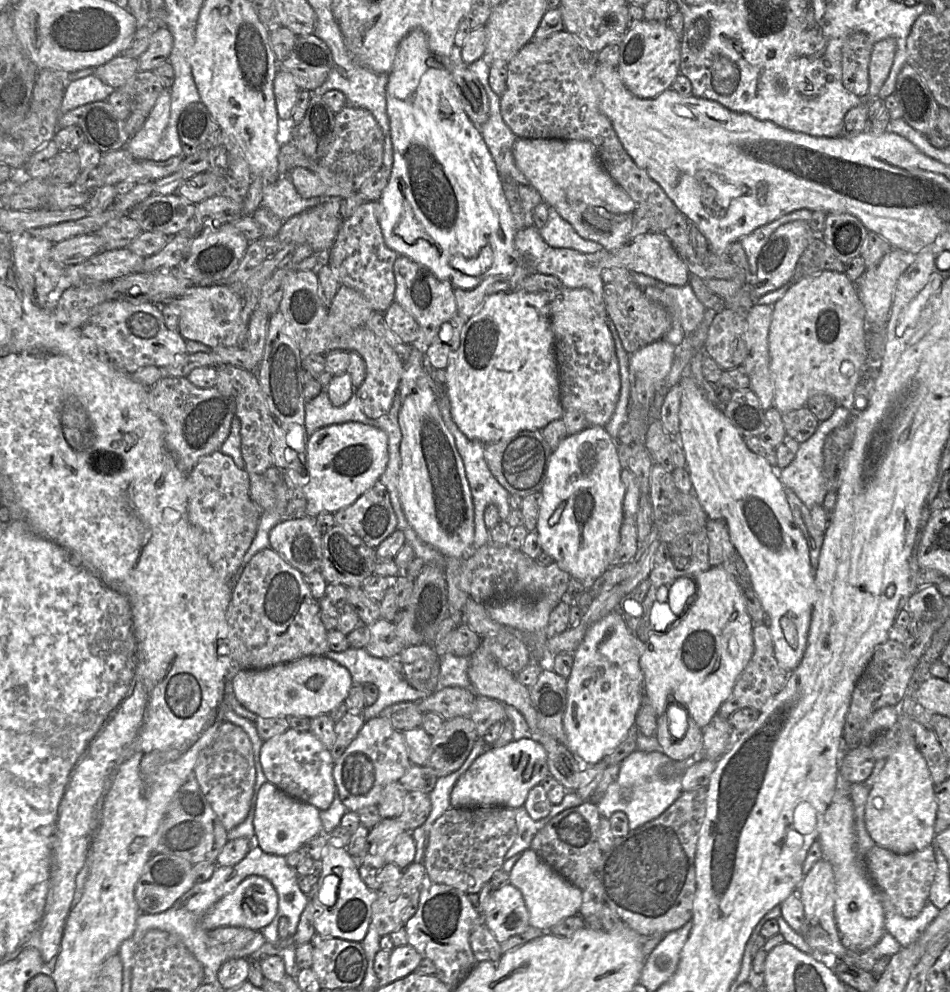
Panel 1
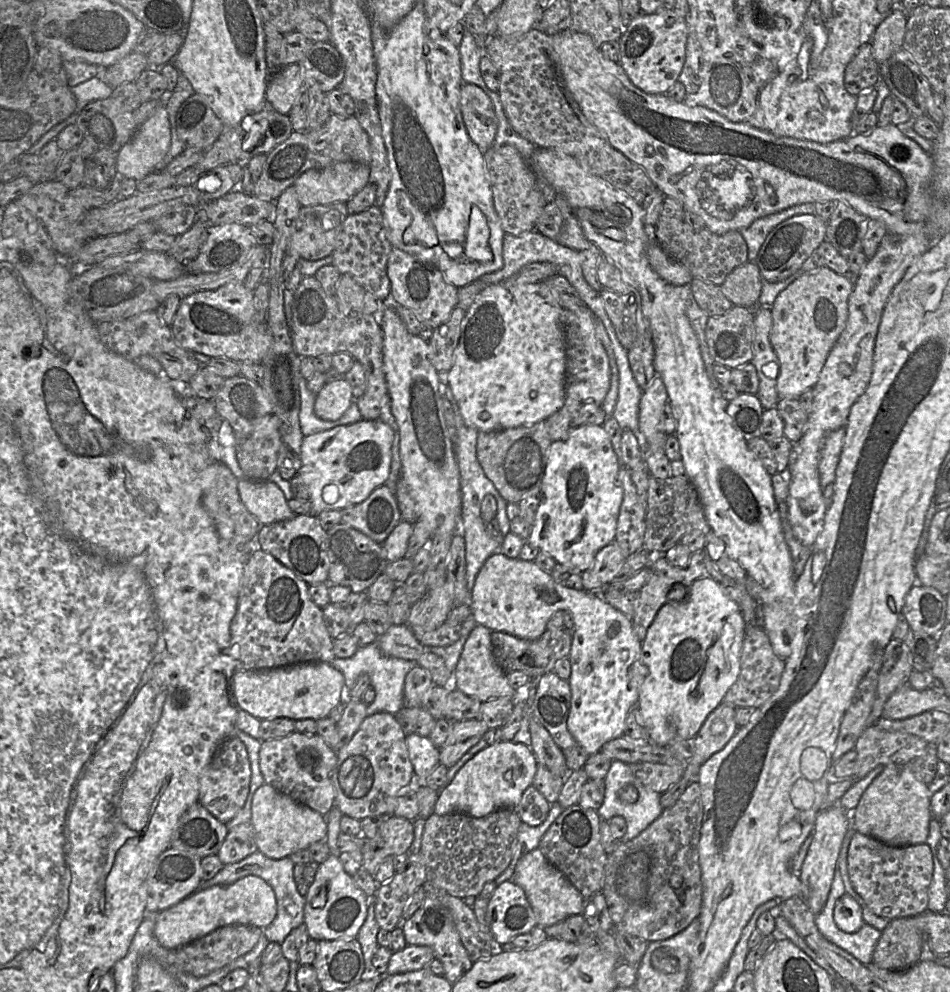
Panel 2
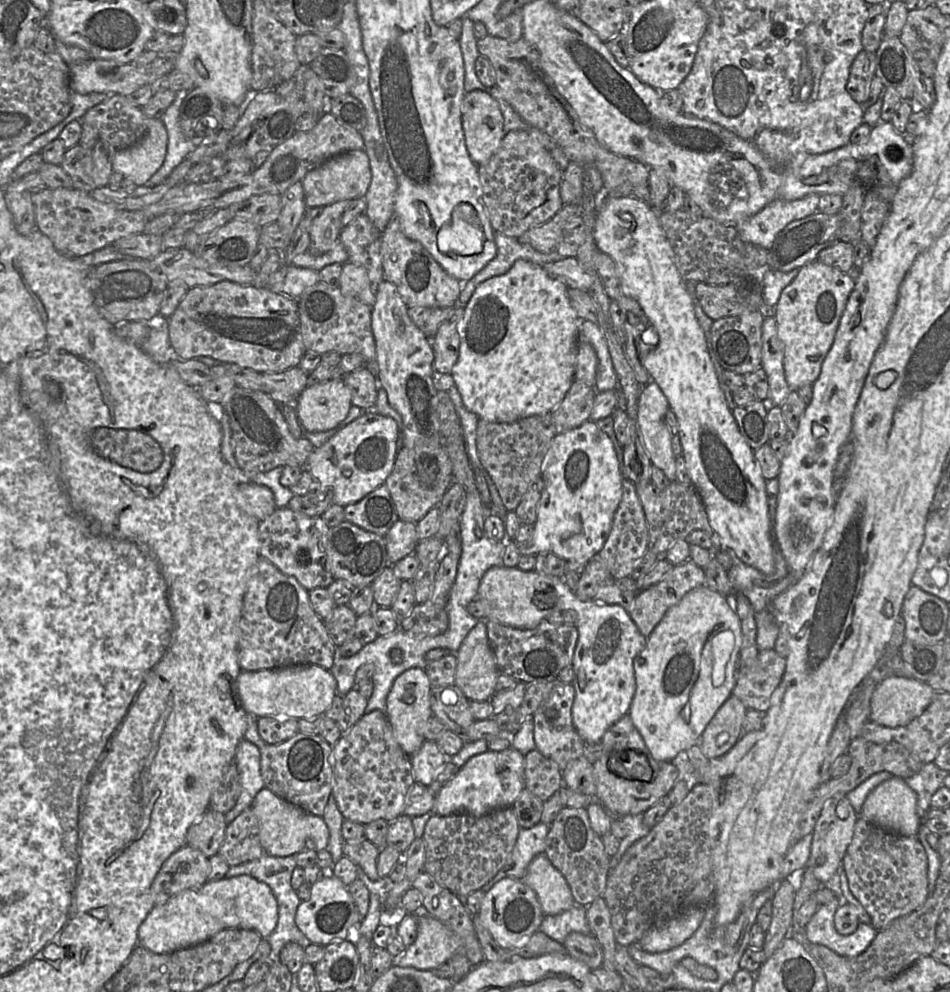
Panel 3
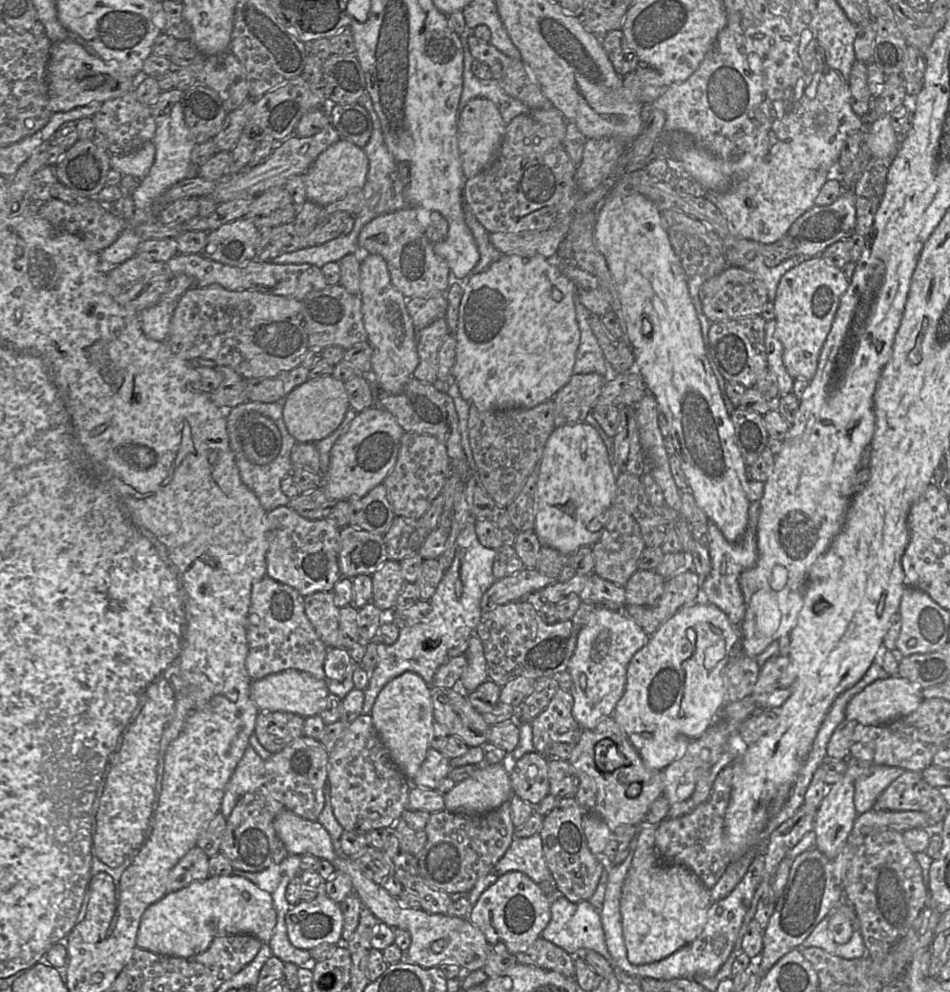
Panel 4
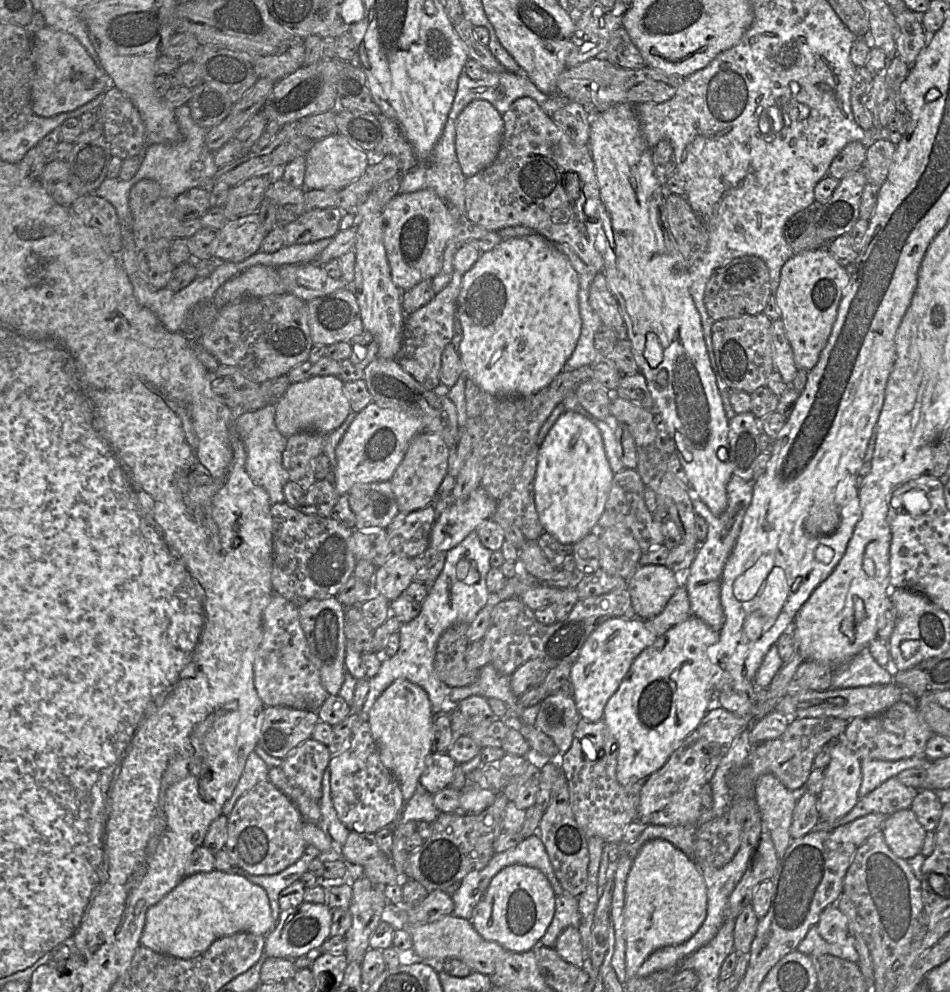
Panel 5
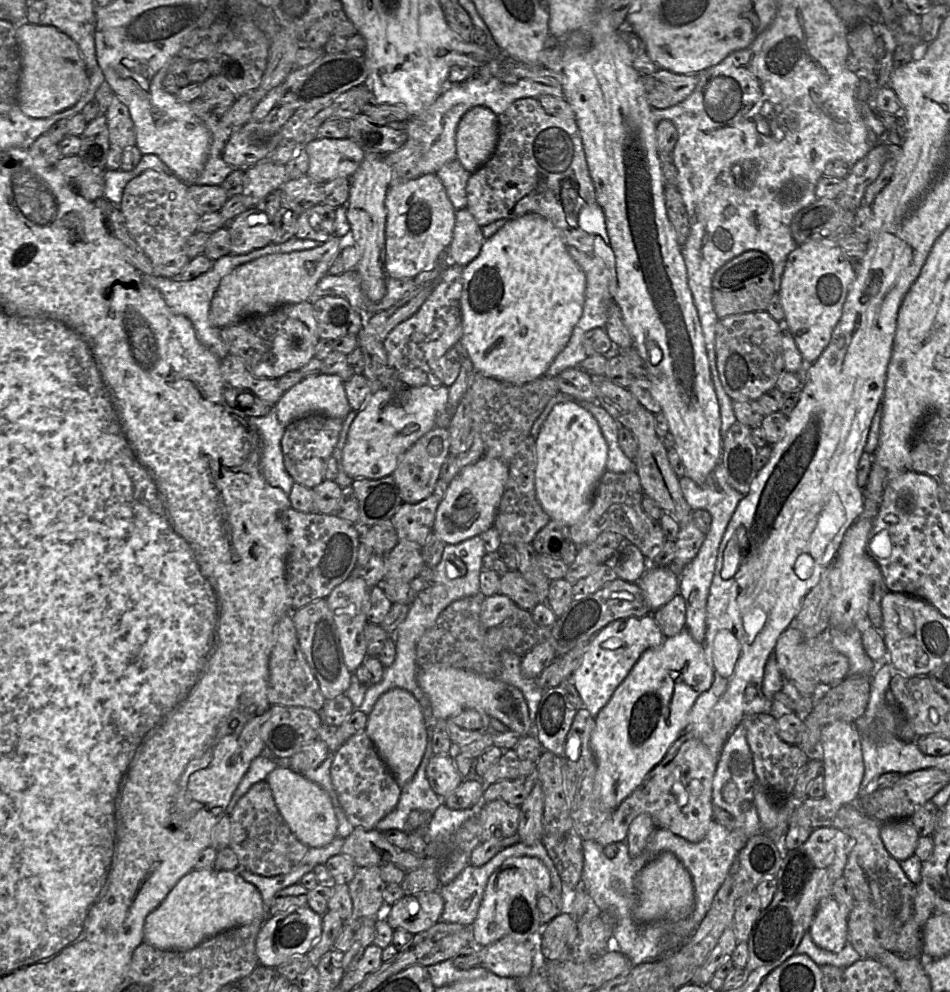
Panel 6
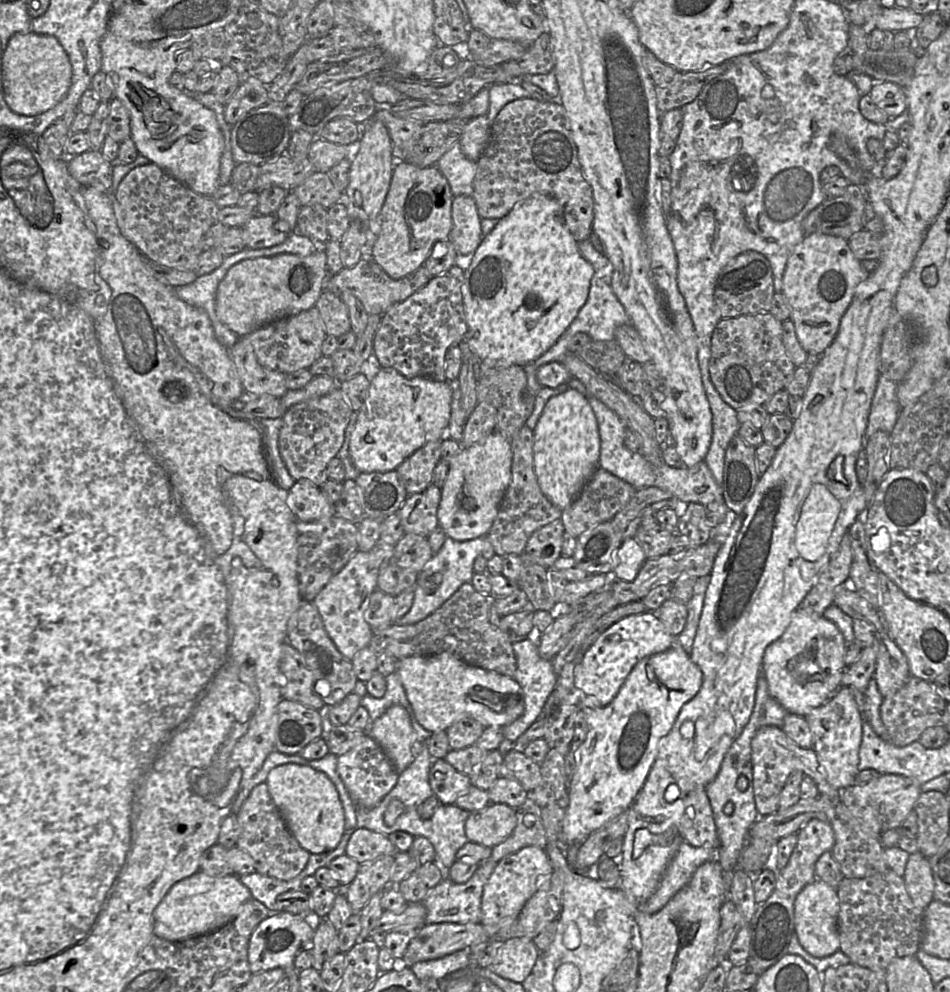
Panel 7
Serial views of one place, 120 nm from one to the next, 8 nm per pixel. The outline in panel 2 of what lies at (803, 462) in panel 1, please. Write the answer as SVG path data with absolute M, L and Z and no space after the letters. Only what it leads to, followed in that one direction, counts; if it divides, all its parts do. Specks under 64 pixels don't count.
M843 427L829 433L824 440L818 464L819 482L822 489L834 483L845 436L845 427Z

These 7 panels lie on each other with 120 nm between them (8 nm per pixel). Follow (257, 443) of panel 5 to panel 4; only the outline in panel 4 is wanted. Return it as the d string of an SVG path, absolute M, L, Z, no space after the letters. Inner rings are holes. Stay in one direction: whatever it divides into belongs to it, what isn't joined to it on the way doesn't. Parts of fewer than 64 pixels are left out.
M249 401L247 403L226 410L226 419L230 446L235 455L236 464L238 466L239 474L243 483L256 495L262 507L267 513L278 506L288 505L290 498L282 492L281 481L286 475L288 475L292 471L292 463L290 457L294 447L298 444L298 442L289 434L284 423L283 401L277 401L273 403ZM253 411L272 419L281 433L282 444L280 452L272 462L265 465L255 464L246 457L238 433L238 423L240 419L247 413Z

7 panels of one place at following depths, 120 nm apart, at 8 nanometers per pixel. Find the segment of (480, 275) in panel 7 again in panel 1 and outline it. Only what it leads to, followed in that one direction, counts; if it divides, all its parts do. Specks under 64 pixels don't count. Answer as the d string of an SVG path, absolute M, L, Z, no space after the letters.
M522 290L512 292L498 292L489 295L483 301L479 309L467 319L462 331L460 345L450 357L446 367L446 392L450 402L451 416L458 428L473 441L484 444L498 442L514 436L521 431L542 430L550 422L562 418L564 407L560 400L560 389L558 384L558 372L556 361L556 348L550 317L550 301L547 296Z

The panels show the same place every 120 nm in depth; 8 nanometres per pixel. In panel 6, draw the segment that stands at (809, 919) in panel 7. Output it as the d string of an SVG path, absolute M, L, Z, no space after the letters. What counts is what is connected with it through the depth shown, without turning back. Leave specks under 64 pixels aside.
M833 896L824 898L808 930L813 942L823 950L840 952L848 942L847 917L844 907Z

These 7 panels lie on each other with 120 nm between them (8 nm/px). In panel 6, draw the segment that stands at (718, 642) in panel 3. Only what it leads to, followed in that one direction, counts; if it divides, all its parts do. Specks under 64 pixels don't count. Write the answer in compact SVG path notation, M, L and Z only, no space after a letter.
M685 629L665 638L661 645L646 650L640 656L606 706L594 718L595 728L590 739L597 760L594 795L605 808L612 811L618 808L662 761L669 748L684 733L695 701L711 687L713 679L714 672L706 661L703 644L695 641Z

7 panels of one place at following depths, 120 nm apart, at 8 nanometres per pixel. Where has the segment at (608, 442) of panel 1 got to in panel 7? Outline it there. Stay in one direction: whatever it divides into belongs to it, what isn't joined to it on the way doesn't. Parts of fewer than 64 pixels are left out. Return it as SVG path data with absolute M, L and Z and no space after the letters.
M575 389L551 397L534 430L534 468L543 494L559 509L569 507L599 467L600 435L586 396Z

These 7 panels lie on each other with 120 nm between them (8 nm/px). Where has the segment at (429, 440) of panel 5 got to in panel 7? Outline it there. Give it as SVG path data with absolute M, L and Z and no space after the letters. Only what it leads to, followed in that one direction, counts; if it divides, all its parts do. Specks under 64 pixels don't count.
M442 440L426 443L396 469L408 496L425 491L432 483L434 469L441 460L441 444Z

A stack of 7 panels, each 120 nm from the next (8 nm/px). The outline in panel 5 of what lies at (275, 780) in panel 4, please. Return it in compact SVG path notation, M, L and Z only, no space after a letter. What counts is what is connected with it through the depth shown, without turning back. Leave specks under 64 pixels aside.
M310 738L283 759L281 768L293 785L319 803L322 797L322 777L330 759L328 746Z

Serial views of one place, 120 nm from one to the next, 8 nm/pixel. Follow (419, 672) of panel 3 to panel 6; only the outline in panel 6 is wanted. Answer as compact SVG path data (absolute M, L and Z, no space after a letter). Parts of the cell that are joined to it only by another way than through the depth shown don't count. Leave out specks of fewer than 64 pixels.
M392 688L379 697L368 715L365 731L400 788L414 777L427 743L427 728L419 702L407 690Z

